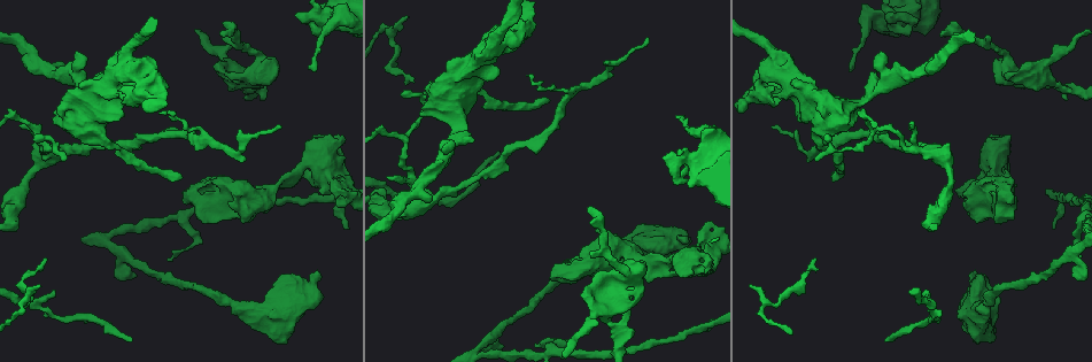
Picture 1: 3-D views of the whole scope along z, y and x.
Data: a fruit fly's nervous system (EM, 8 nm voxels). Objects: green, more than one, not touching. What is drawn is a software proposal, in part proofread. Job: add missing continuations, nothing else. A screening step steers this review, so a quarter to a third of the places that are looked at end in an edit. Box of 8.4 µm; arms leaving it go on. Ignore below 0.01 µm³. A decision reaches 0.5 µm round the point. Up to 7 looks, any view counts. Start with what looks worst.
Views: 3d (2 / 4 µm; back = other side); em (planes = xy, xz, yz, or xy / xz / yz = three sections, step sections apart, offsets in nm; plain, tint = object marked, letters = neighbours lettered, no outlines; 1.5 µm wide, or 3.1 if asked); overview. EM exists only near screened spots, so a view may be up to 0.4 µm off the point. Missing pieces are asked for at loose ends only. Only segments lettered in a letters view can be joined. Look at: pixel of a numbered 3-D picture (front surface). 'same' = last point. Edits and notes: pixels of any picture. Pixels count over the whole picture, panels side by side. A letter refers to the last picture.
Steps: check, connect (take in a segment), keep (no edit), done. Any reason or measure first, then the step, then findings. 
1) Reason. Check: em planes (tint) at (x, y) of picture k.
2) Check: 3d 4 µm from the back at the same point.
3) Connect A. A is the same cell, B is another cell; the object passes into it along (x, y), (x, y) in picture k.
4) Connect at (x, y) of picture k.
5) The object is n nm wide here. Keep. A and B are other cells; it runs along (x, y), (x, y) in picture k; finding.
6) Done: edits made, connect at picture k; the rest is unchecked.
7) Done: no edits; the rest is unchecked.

Check: 3d 2 µm at (62, 161) of picture 1.

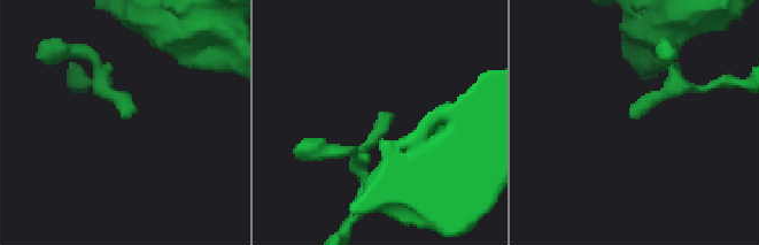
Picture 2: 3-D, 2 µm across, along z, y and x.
Shape alone is not enough. Check: em planes (letters) at (128, 117) of picture 2.

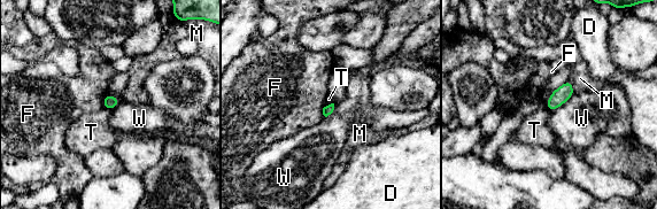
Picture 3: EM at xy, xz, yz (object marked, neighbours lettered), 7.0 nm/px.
Keep. D, F, M, T and W are other cells; a border runs along (573, 93), (562, 105), (550, 110) in picture 3; none of them fits.

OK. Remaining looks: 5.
Free end. Check: 3d 4 µm at (1007, 72) of picture 1.

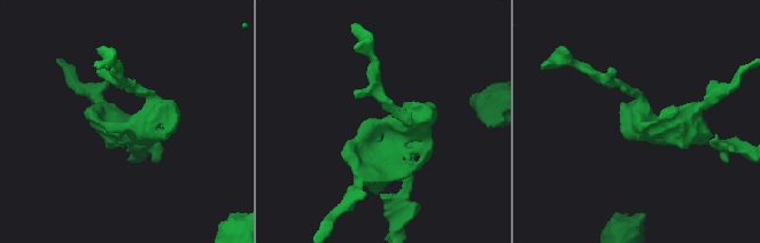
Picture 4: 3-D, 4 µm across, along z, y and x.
Check: em xz step 8 (letters) at (107, 126) of picture 4.

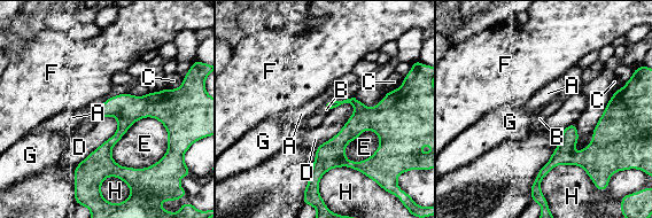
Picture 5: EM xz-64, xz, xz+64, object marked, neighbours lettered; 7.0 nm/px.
Check: em planes (letters) at the same point.

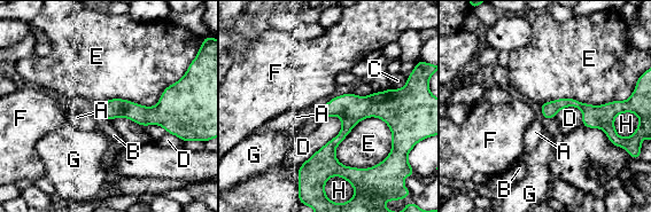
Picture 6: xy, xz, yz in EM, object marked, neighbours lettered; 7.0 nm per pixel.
Keep. A, B, C, D, E, F, G and H are other cells; it runs along (397, 104), (365, 107), (301, 172) in picture 6; no lettered segment goes on from it.

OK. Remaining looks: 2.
Done: no edits; the rest is unchecked.

